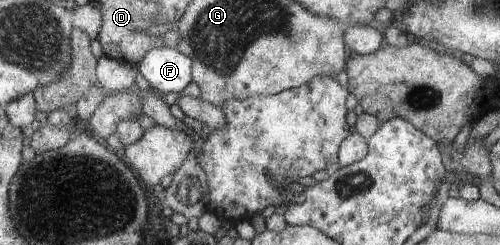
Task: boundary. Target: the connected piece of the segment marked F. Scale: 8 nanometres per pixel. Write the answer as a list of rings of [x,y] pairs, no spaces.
[[[164,46],[151,49],[136,67],[137,71],[148,81],[150,89],[164,96],[168,92],[180,93],[181,90],[188,86],[188,83],[192,81],[191,64],[191,58],[188,58],[187,55],[176,49]]]

